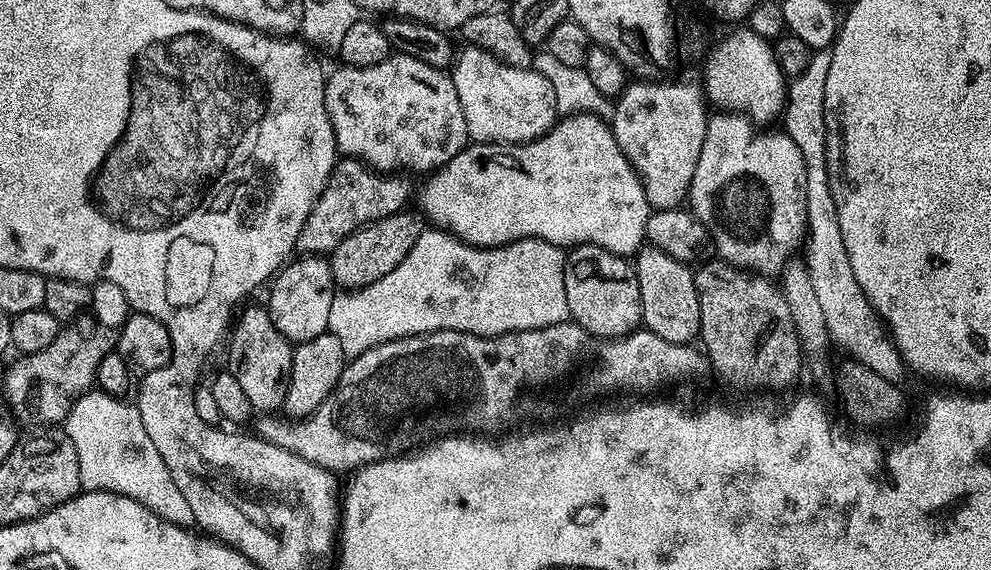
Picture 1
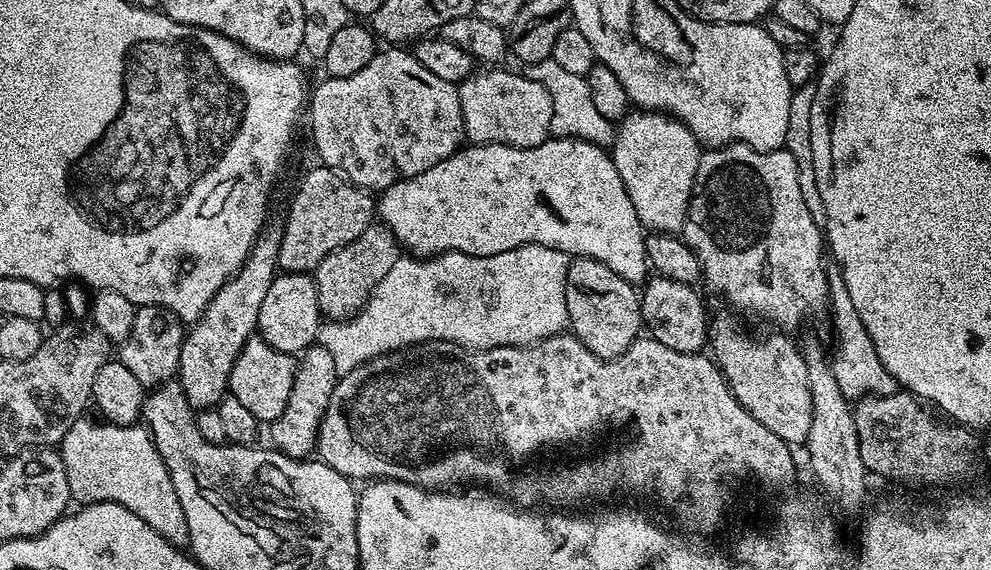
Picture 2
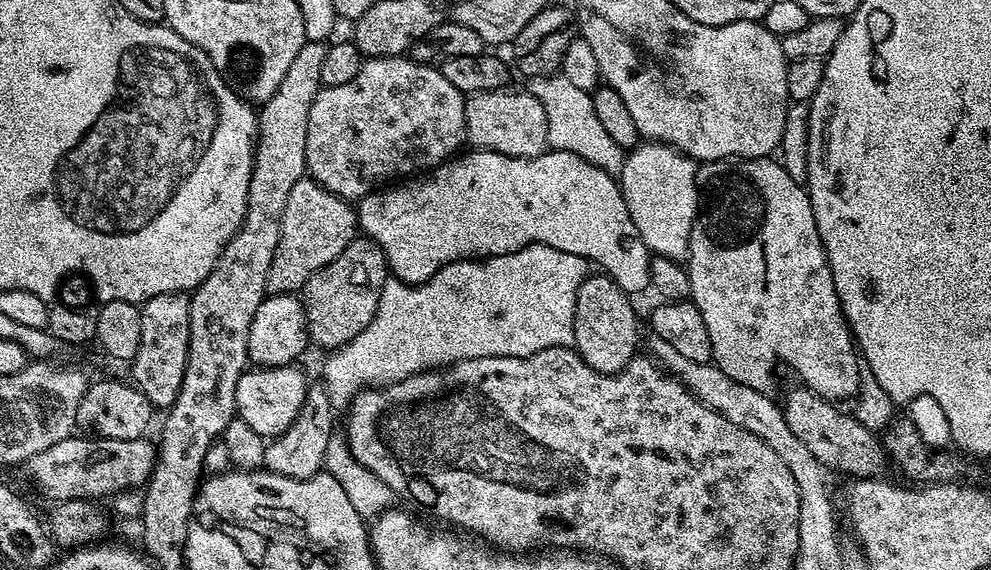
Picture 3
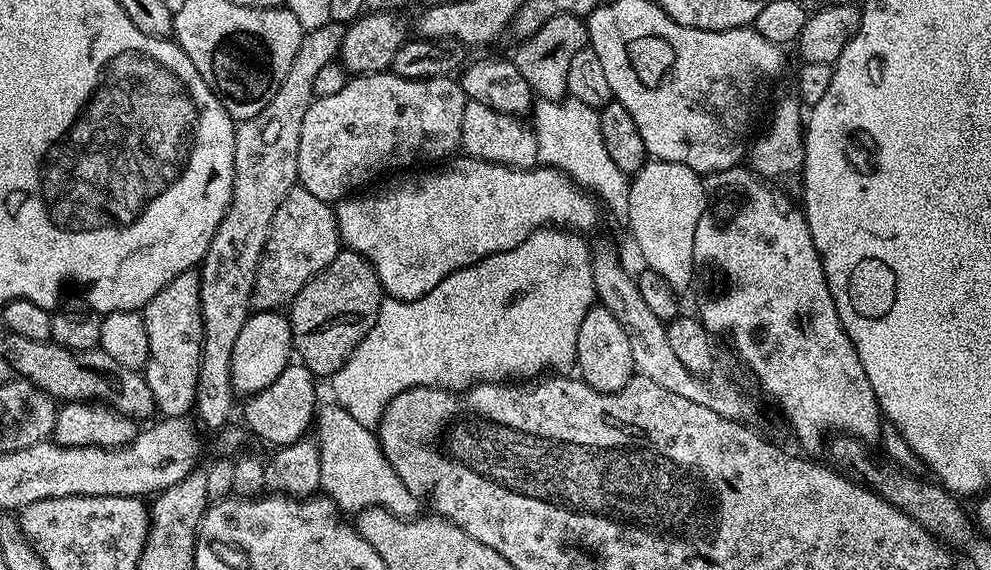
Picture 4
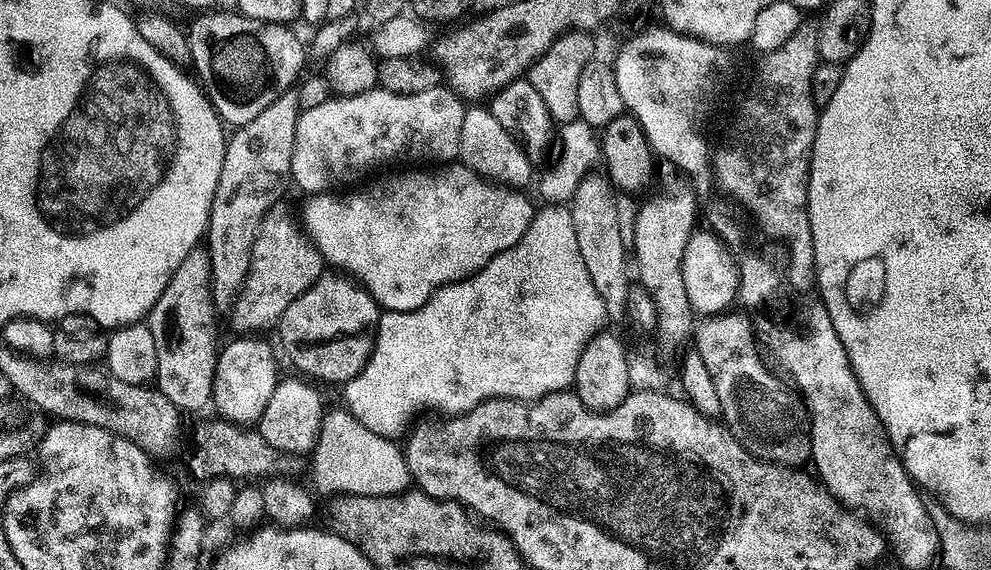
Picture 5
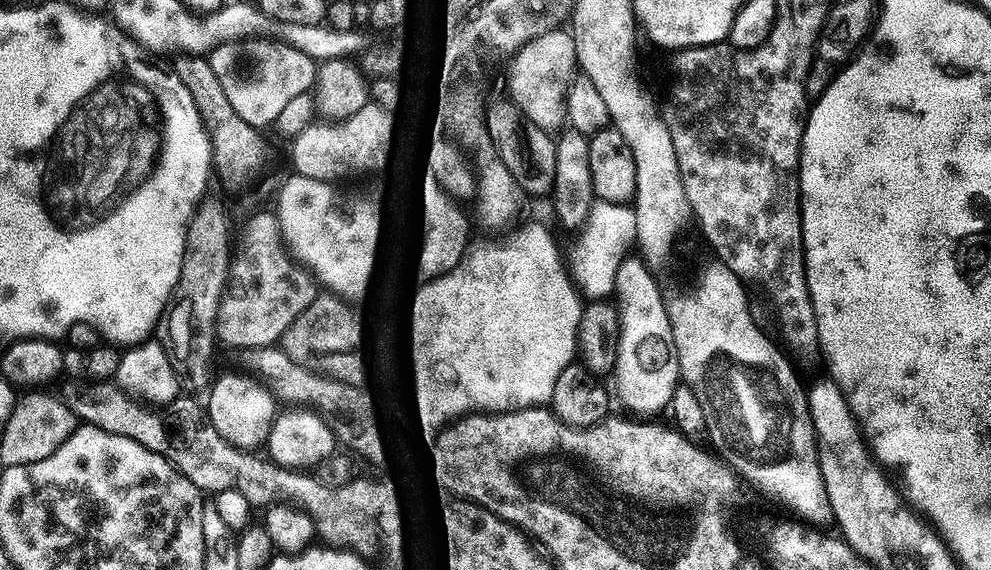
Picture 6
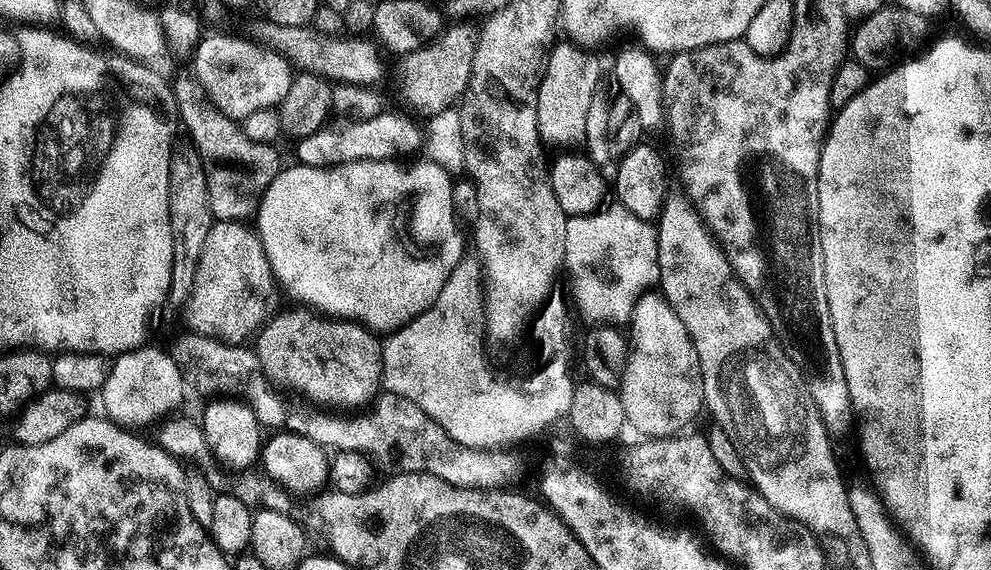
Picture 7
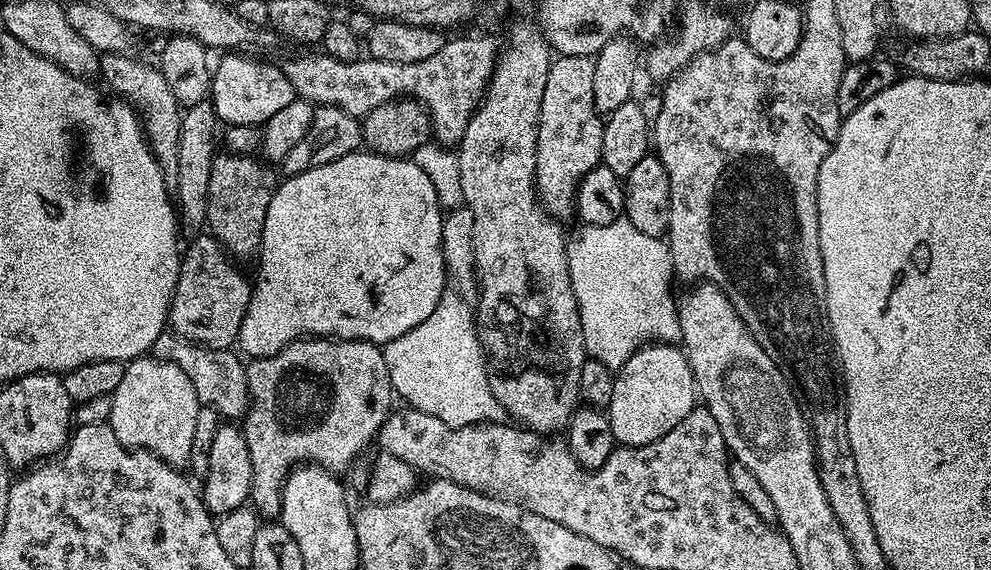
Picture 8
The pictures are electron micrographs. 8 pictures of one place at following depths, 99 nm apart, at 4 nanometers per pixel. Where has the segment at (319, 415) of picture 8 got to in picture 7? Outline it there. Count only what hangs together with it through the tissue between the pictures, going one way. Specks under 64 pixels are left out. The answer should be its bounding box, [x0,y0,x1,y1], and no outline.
[254,306,384,410]

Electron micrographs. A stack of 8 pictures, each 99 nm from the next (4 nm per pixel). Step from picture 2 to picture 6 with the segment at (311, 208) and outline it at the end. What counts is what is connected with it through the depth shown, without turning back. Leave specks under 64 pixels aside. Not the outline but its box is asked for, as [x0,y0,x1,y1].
[216,211,318,350]

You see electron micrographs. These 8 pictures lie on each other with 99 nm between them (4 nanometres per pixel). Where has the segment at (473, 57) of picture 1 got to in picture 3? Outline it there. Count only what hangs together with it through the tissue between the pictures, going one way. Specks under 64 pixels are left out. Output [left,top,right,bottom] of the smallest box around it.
[465,90,549,158]

